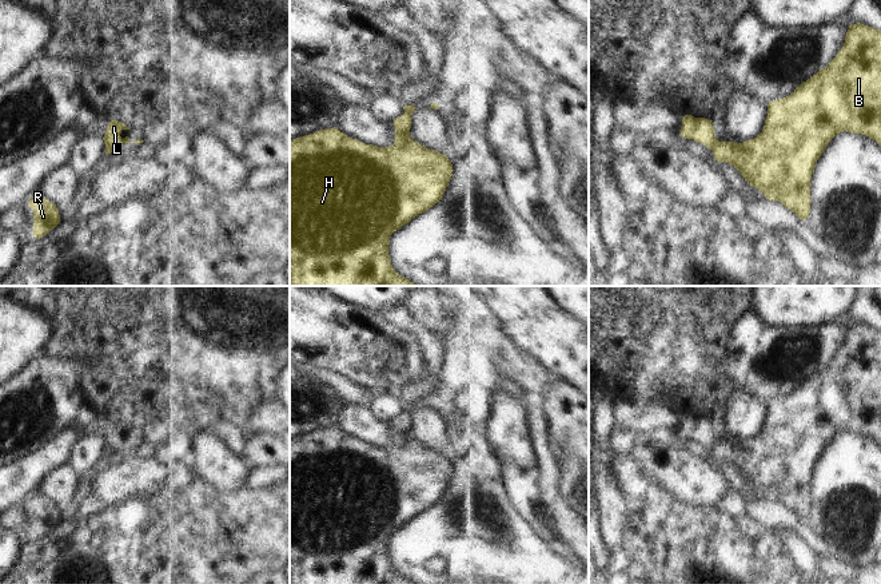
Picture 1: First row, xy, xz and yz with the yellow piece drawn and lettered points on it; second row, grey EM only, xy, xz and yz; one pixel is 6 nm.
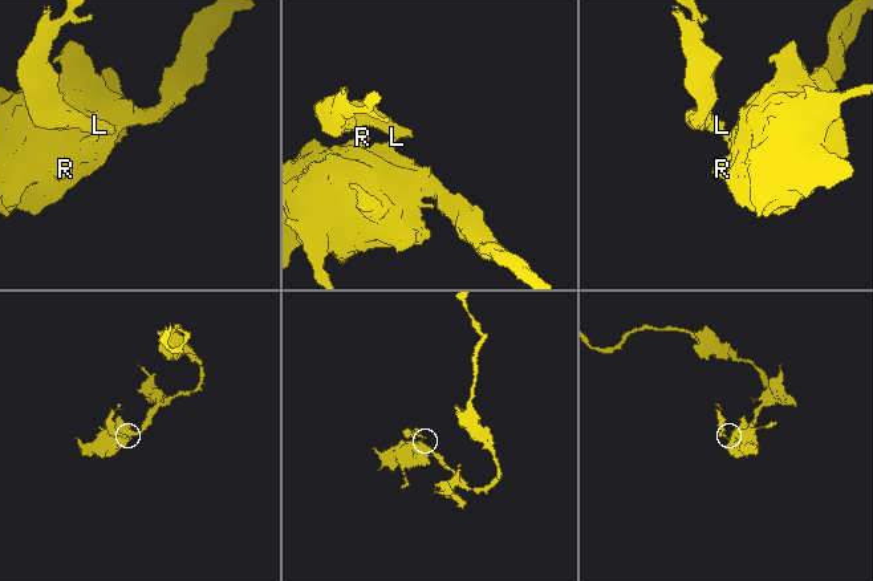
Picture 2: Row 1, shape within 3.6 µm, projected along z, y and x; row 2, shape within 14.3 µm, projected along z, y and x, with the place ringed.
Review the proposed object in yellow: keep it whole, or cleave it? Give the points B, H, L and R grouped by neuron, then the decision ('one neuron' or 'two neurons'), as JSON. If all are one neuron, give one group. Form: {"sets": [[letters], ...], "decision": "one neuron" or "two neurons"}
{"sets": [["B", "H", "R"], ["L"]], "decision": "two neurons"}

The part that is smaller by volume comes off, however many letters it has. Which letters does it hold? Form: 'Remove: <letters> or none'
Remove: L

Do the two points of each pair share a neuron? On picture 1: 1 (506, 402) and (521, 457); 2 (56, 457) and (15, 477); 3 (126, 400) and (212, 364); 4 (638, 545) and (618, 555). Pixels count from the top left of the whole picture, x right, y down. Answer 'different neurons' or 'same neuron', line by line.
1: same neuron
2: same neuron
3: same neuron
4: different neurons

